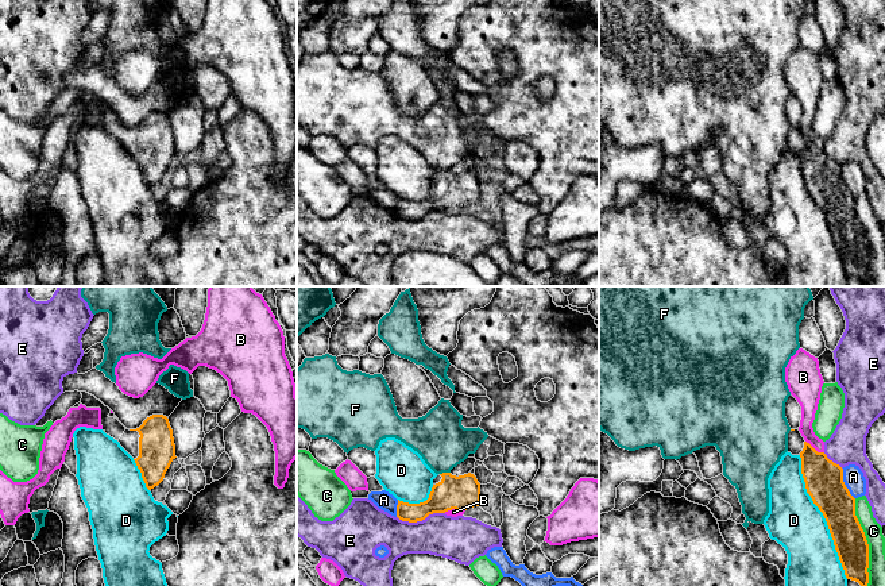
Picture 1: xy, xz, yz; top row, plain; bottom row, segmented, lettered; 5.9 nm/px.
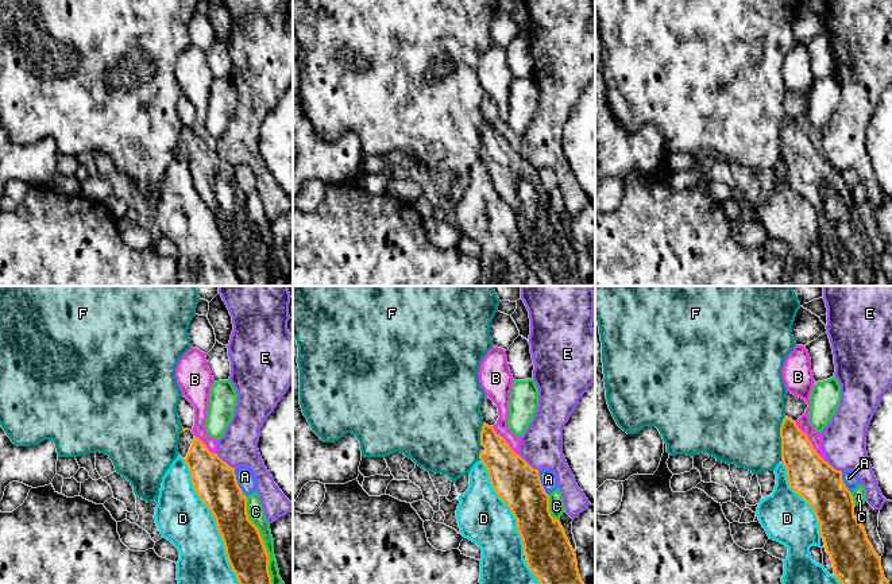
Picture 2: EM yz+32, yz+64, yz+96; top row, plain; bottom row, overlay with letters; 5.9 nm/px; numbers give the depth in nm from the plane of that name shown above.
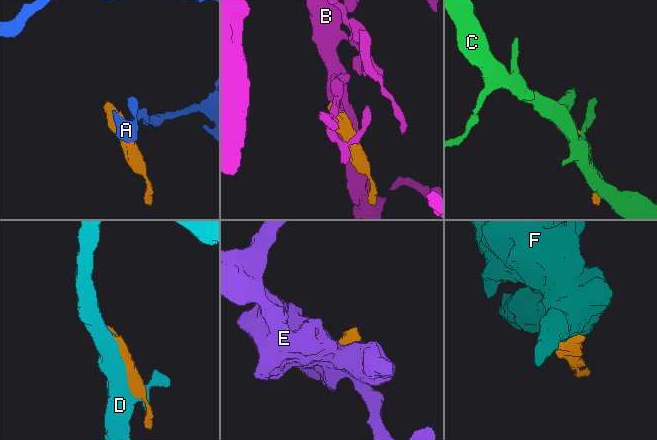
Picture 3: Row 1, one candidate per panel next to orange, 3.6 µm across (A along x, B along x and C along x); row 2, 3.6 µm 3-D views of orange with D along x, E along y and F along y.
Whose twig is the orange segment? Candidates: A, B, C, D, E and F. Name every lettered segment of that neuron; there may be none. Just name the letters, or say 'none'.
none

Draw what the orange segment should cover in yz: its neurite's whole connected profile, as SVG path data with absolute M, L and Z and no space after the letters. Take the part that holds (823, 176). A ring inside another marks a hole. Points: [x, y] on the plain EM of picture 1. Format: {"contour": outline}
{"contour": "M791 127L788 131L788 150L801 155L801 171L807 190L827 219L846 275L858 279L862 286L866 286L869 281L869 242L855 213L855 196L843 180L843 166L830 158L824 150L818 150L807 140L799 127Z"}

